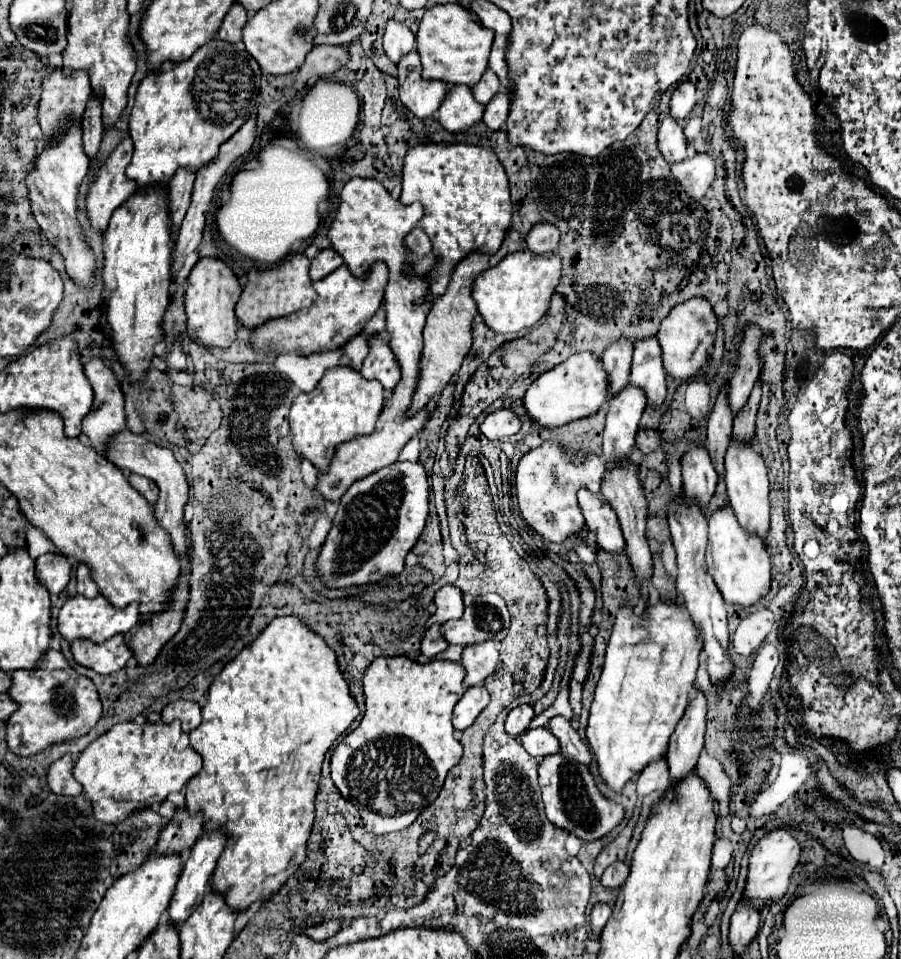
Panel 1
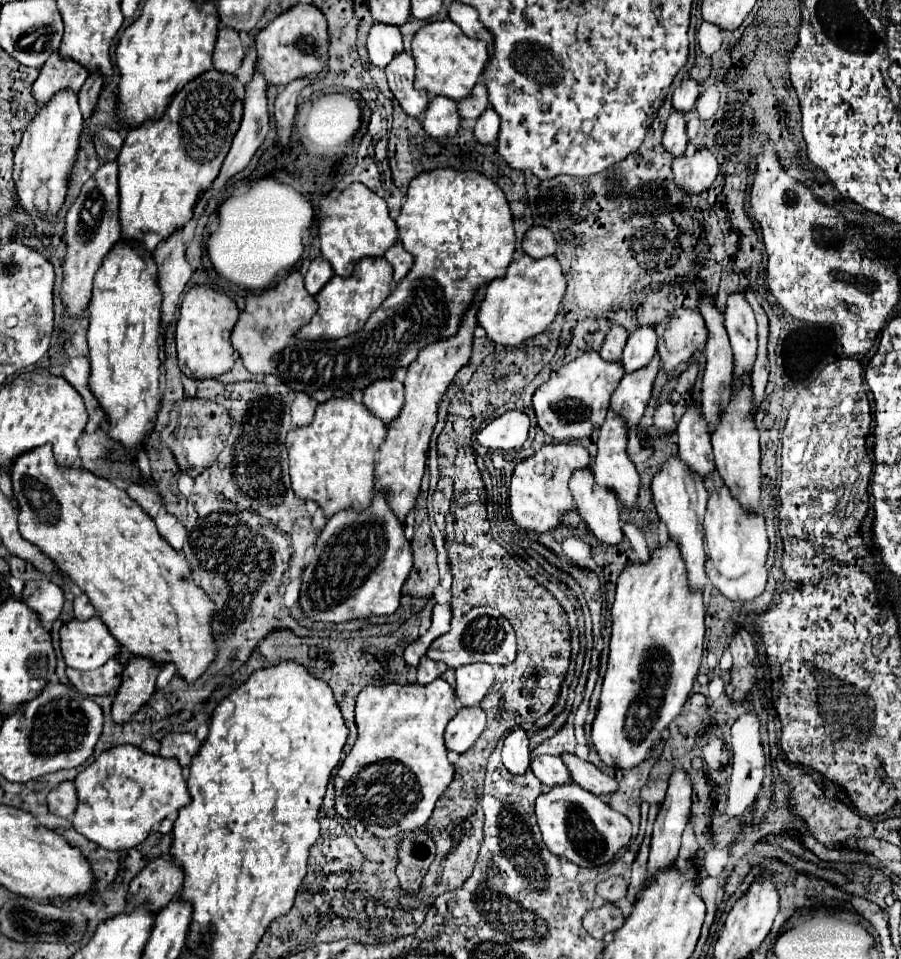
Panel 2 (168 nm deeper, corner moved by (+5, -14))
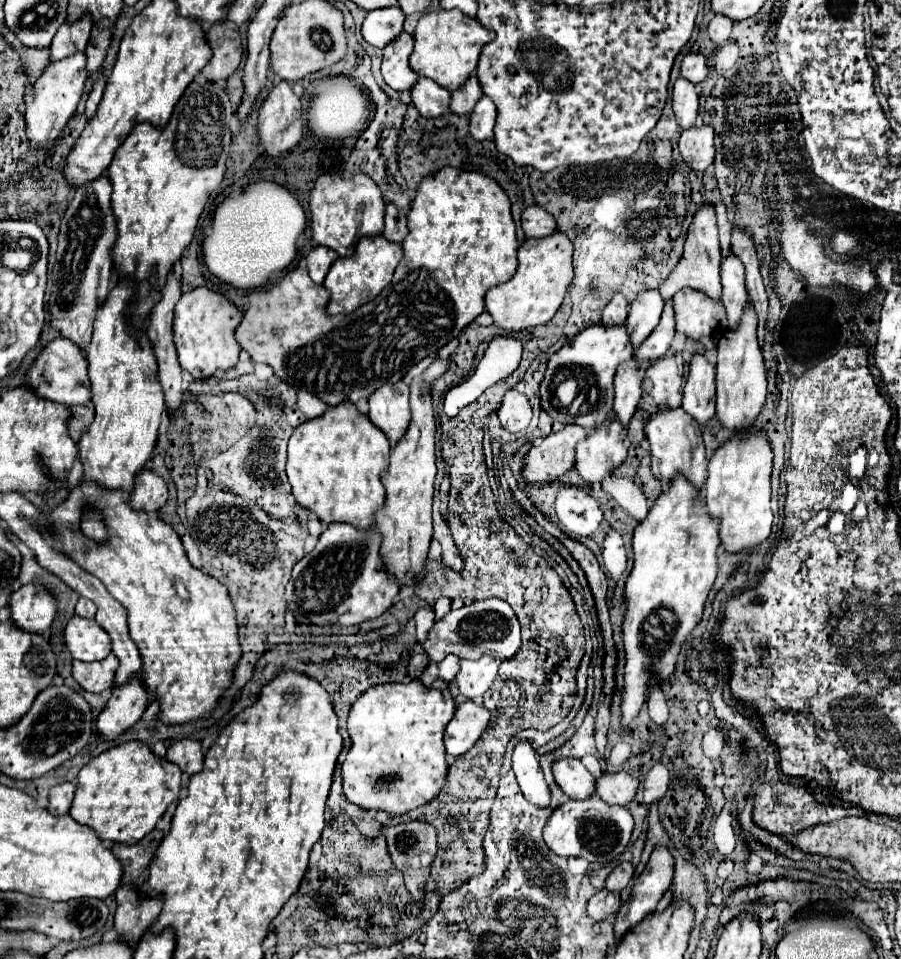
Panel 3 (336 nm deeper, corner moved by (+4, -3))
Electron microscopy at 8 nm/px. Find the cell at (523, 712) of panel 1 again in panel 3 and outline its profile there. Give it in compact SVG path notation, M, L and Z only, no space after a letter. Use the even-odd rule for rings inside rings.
M520 739L512 751L512 771L518 779L518 785L524 793L524 797L538 805L544 807L550 803L550 789L542 777L542 769L538 763L538 755L532 747L530 741Z

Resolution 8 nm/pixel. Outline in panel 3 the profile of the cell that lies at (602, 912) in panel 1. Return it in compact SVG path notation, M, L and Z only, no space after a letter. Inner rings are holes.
M606 889L598 891L586 905L586 911L594 921L602 921L608 915L616 915L618 909L620 909L620 895Z

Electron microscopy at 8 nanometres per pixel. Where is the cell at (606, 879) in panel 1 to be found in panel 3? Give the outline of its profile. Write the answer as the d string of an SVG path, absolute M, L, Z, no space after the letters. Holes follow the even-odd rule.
M622 861L606 879L606 889L612 891L612 893L620 893L632 879L632 873L634 873L634 867L626 861Z

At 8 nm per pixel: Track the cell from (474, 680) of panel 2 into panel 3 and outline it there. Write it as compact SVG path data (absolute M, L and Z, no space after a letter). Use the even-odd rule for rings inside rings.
M484 655L476 661L460 659L460 671L456 675L456 683L466 699L474 699L488 691L488 687L496 679L496 673L498 673L498 659L492 655Z

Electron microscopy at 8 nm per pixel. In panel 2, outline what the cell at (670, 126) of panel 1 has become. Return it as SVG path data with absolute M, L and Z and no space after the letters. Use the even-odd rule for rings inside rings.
M673 110L671 116L667 118L667 128L665 128L665 136L663 136L663 146L673 156L681 156L685 152L685 148L687 148L685 126L687 126L685 114L679 112L679 110Z

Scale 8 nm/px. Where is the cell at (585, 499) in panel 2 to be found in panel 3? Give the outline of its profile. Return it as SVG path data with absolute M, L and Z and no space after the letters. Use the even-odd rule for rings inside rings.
M606 419L576 445L574 469L586 485L602 485L622 465L626 455L624 427L616 419Z

